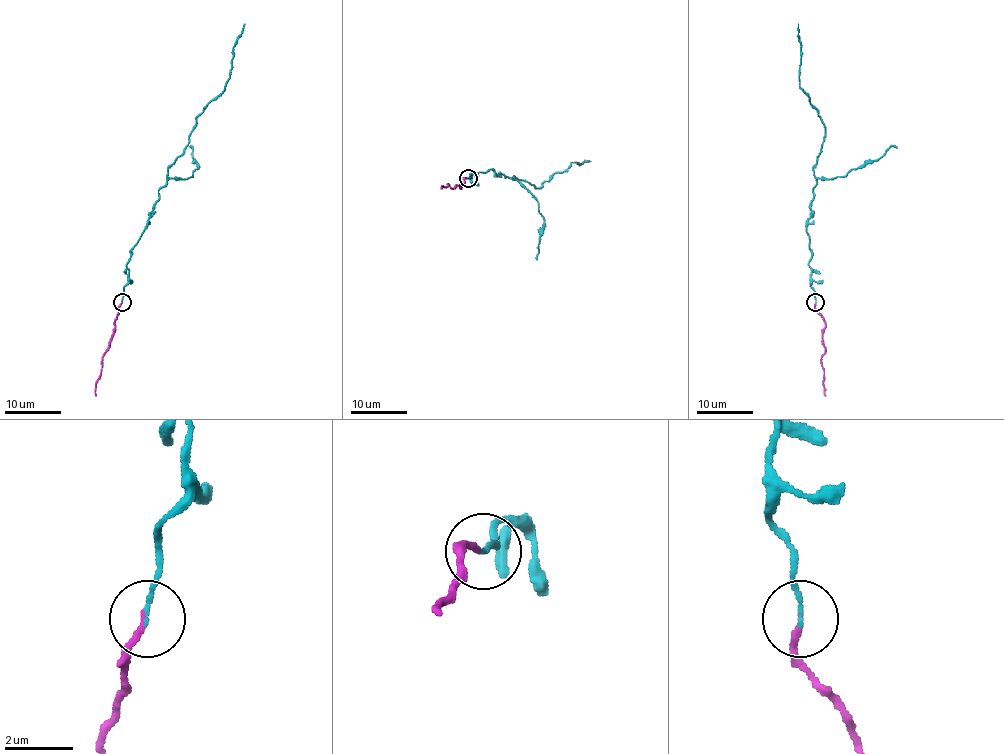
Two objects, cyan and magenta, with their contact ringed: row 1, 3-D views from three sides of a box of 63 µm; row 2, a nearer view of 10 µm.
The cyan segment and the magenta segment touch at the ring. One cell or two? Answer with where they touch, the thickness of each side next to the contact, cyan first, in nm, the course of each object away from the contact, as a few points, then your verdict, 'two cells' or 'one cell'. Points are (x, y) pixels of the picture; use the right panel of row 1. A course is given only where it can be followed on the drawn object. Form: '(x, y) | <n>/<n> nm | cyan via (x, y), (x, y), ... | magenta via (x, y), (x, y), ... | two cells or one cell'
(815, 302) | 120/170 nm | cyan via (816, 302), (806, 226), (816, 184), (813, 168), (824, 141), (824, 126), (799, 85), (798, 24) | magenta via (816, 302), (814, 309), (826, 324), (821, 356), (826, 395) | one cell

